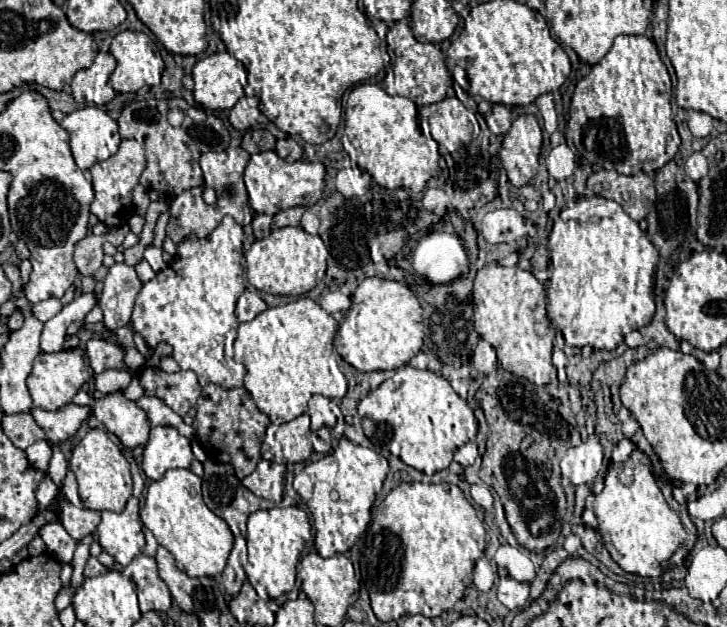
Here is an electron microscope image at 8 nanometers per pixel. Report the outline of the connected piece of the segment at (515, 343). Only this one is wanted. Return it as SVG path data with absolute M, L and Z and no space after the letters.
M487 265L477 271L473 285L475 331L495 347L497 359L505 371L525 377L535 385L552 384L553 391L559 384L552 363L555 329L547 319L545 303L545 287L529 271L503 265Z

